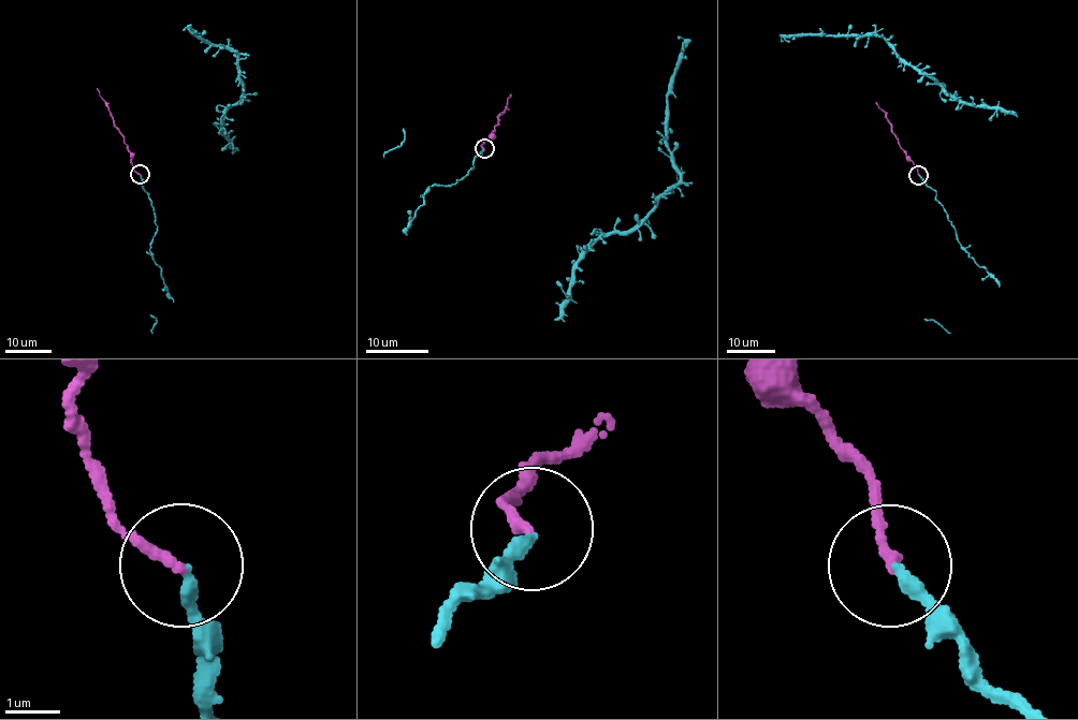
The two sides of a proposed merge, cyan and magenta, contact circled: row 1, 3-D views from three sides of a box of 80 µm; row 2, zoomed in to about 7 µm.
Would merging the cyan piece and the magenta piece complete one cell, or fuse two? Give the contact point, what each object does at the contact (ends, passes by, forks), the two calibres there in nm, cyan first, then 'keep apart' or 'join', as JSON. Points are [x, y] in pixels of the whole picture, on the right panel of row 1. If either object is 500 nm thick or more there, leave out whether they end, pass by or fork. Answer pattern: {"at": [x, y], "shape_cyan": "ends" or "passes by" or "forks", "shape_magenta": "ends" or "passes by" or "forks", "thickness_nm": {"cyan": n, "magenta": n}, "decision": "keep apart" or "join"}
{"at": [918, 175], "shape_cyan": "ends", "shape_magenta": "ends", "thickness_nm": {"cyan": 200, "magenta": 190}, "decision": "join"}

